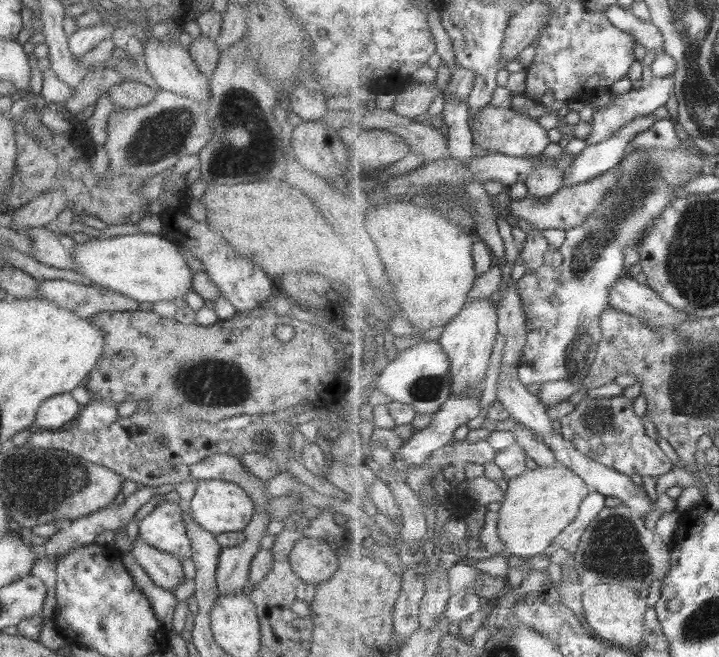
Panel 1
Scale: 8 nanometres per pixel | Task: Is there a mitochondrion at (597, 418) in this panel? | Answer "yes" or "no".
yes

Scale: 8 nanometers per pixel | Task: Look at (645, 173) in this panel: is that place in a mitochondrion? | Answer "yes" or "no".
yes

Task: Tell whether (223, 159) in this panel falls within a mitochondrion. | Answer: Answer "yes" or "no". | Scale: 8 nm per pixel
yes

